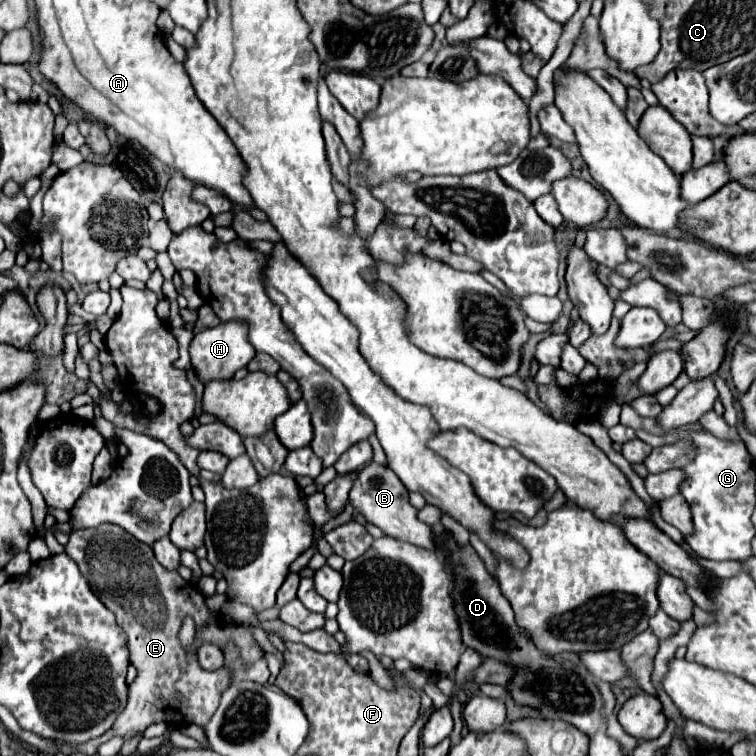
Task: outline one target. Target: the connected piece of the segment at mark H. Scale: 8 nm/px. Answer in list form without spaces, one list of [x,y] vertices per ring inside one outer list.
[[[237,320],[221,322],[213,328],[205,328],[203,332],[197,332],[189,346],[191,352],[191,364],[197,370],[197,376],[205,382],[217,380],[217,378],[231,378],[237,370],[245,368],[249,360],[255,356],[255,348],[251,348],[251,342],[247,340],[247,324],[239,324]]]

